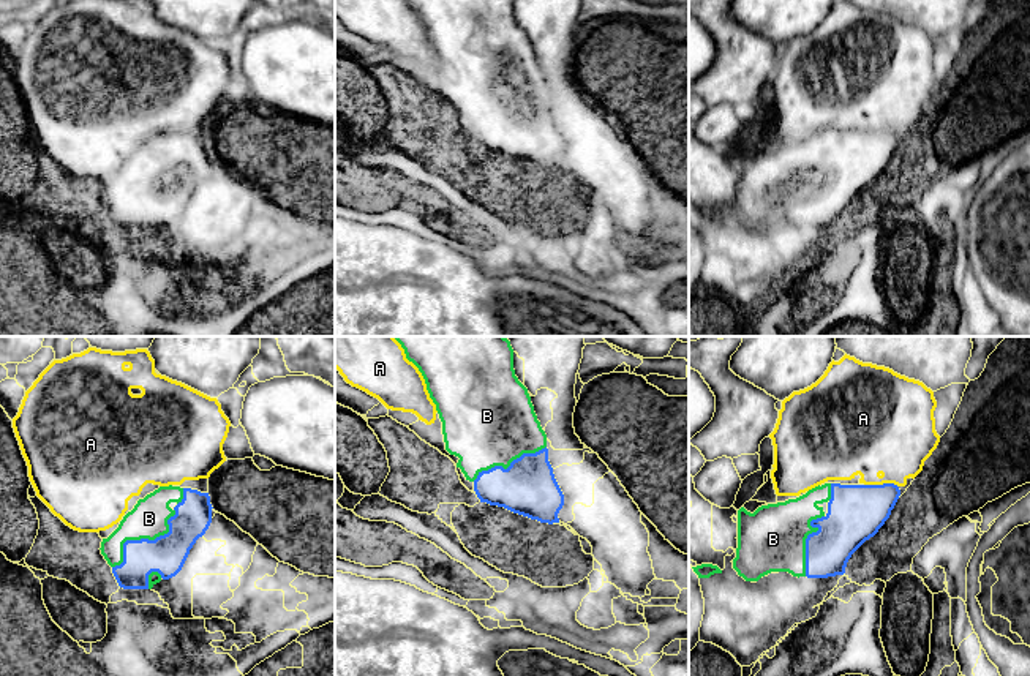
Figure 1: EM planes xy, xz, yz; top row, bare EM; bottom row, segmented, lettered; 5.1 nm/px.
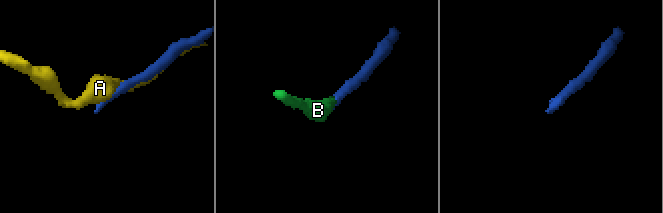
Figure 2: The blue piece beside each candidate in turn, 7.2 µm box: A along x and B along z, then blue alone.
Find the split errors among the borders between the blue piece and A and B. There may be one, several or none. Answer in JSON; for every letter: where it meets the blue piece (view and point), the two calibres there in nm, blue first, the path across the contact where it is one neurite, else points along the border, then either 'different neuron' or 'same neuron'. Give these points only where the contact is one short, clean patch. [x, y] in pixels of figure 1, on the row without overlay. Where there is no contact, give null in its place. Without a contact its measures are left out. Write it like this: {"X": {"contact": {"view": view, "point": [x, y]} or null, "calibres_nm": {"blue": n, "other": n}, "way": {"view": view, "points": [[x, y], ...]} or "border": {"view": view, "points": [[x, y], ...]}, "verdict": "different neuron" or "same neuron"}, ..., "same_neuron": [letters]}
{"A": {"contact": {"view": "yz", "point": [883, 130]}, "calibres_nm": {"blue": 280, "other": 400}, "verdict": "different neuron"}, "B": {"contact": {"view": "xy", "point": [142, 185]}, "calibres_nm": {"blue": 200, "other": 190}, "verdict": "same neuron"}, "same_neuron": ["B"]}

